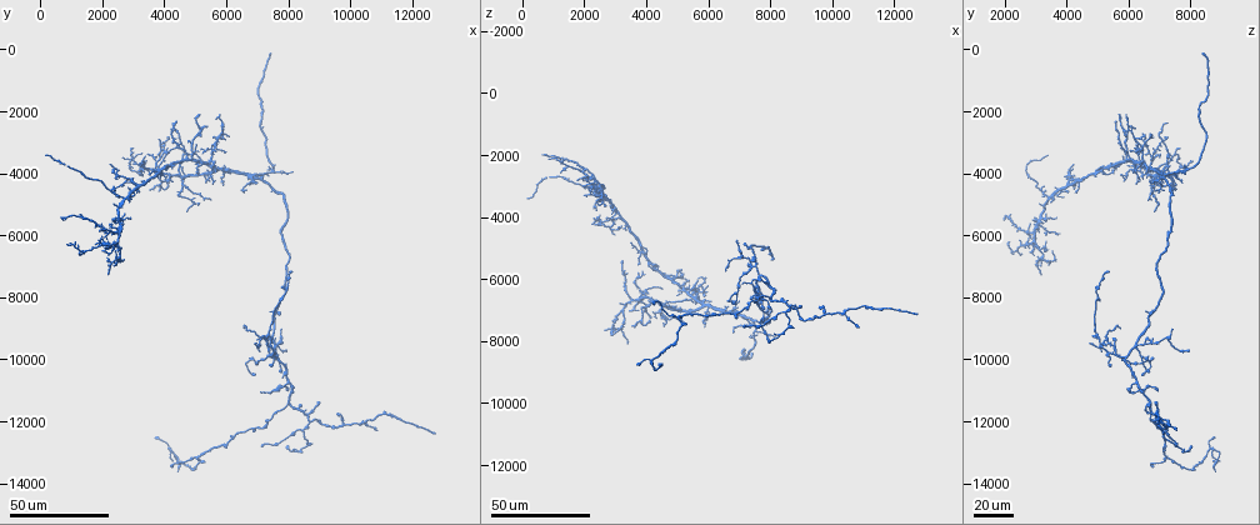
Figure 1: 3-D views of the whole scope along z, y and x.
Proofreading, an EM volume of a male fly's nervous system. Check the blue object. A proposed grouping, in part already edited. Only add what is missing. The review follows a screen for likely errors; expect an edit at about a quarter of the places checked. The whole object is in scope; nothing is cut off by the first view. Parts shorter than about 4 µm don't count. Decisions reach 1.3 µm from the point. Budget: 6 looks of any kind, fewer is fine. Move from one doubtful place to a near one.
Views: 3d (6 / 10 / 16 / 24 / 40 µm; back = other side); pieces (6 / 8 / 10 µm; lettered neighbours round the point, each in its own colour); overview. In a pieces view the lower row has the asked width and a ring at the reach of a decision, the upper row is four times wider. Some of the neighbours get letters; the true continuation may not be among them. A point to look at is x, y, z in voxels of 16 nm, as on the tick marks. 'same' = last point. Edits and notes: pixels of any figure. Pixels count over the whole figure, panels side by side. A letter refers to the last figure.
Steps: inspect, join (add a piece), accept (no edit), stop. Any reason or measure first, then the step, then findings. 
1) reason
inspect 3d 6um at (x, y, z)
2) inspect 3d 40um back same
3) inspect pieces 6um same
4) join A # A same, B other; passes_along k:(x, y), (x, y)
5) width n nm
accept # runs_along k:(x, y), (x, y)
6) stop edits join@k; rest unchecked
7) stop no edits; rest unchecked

an open end
inspect 3d 24um at (7400, 200, 8300)

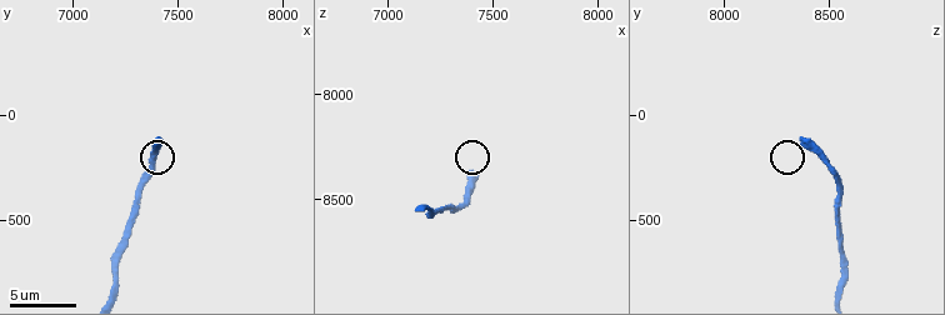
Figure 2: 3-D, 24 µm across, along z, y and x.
inspect 3d 6um at (7400, 120, 8380)

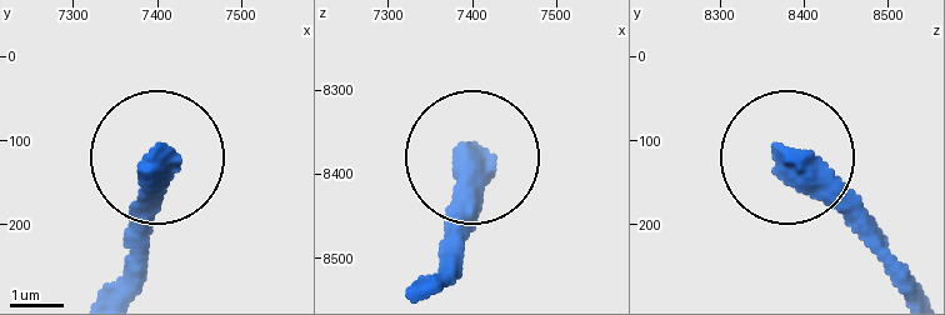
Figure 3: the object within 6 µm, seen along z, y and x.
inspect pieces 8um at (7405, 115, 8375)

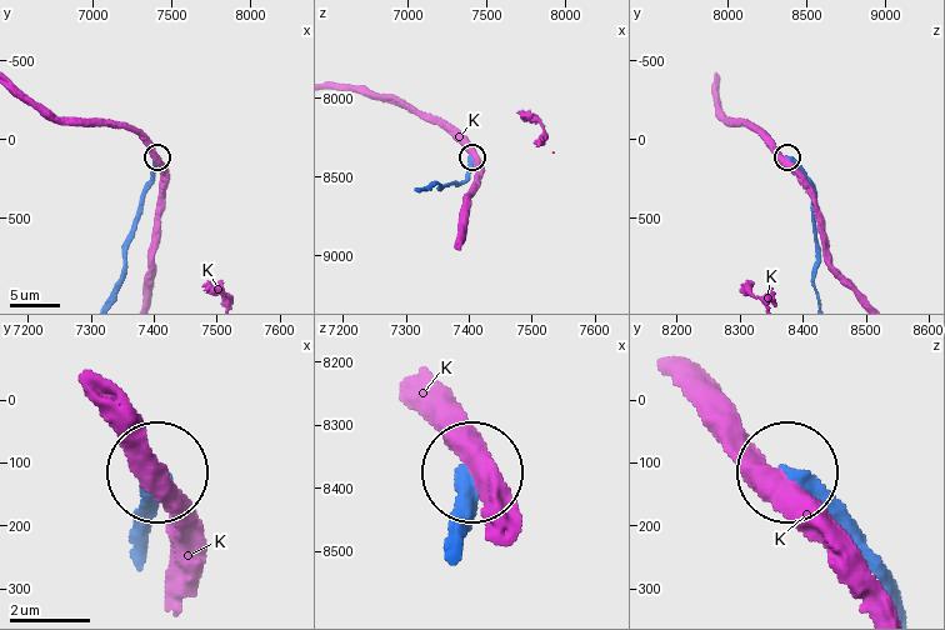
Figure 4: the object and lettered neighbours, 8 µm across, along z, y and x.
accept # K other; runs_along 4:(443, 546), (469, 480); no lettered piece goes on from it

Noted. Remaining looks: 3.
an open end
inspect 3d 24um at (3500, 3400, 7000)

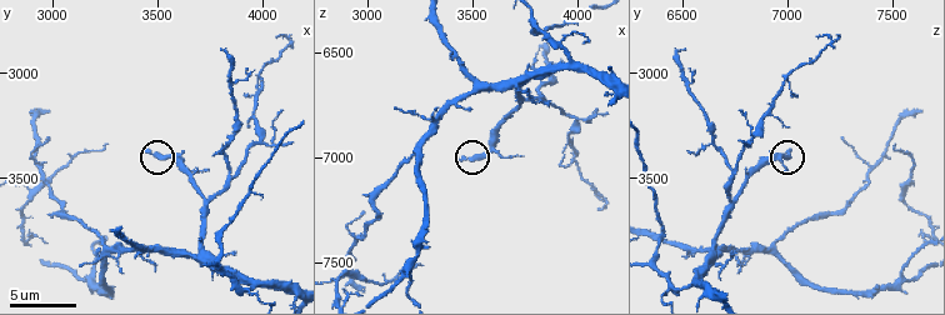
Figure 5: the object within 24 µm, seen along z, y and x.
inspect pieces 10um at (3460, 3360, 7000)

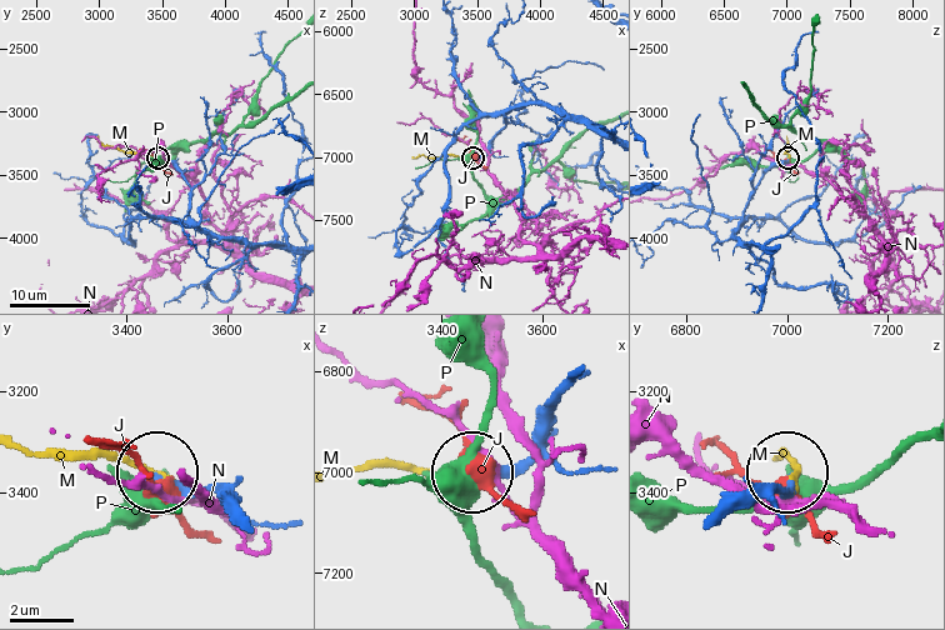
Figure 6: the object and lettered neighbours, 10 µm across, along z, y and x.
join M # J other, M same, N other, P other; it goes on there

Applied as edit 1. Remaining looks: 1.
stop edits join@6; rest unchecked

